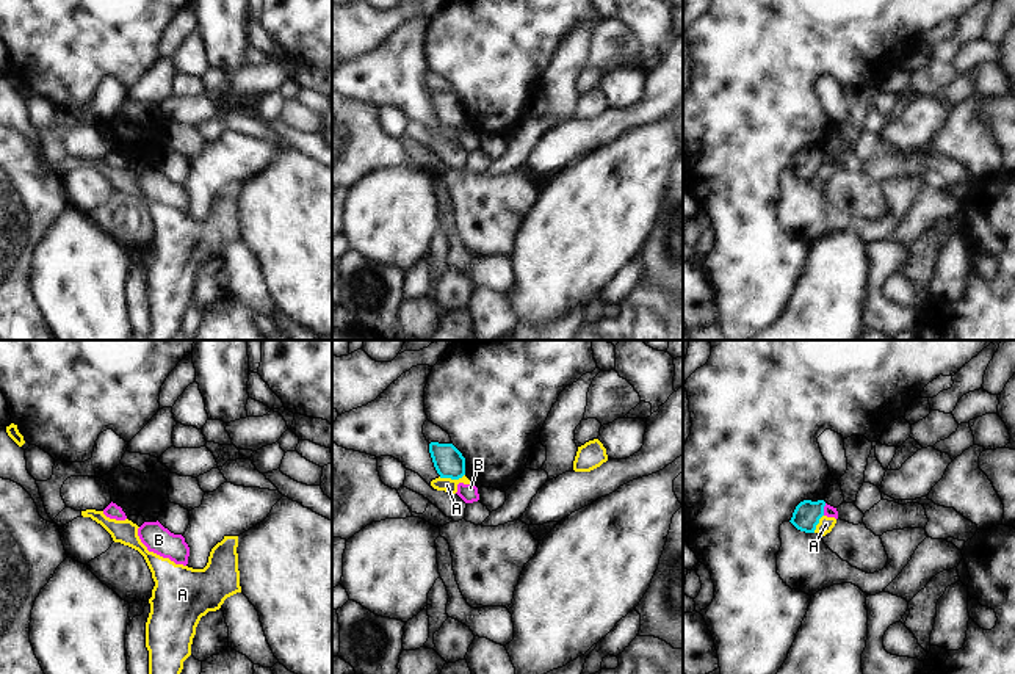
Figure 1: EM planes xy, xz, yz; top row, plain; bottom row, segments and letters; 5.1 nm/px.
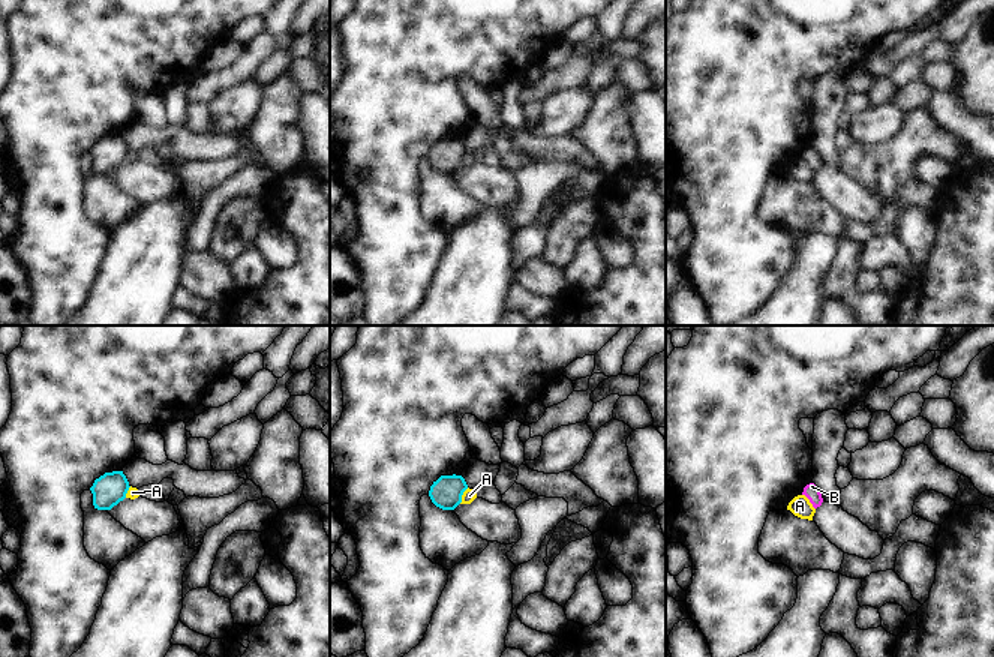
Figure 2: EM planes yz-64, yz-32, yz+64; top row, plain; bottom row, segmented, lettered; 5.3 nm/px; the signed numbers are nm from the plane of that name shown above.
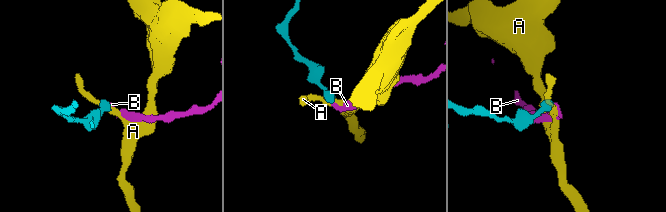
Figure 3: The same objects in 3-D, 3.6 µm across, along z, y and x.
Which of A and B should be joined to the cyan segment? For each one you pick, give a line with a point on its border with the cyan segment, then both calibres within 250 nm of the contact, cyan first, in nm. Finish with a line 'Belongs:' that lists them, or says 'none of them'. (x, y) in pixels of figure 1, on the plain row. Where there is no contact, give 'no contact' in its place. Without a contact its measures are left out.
Belongs: none of them

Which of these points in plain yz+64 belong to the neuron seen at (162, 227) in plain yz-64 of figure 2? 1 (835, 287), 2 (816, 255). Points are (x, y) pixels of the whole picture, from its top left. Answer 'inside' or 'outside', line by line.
1: outside
2: inside

